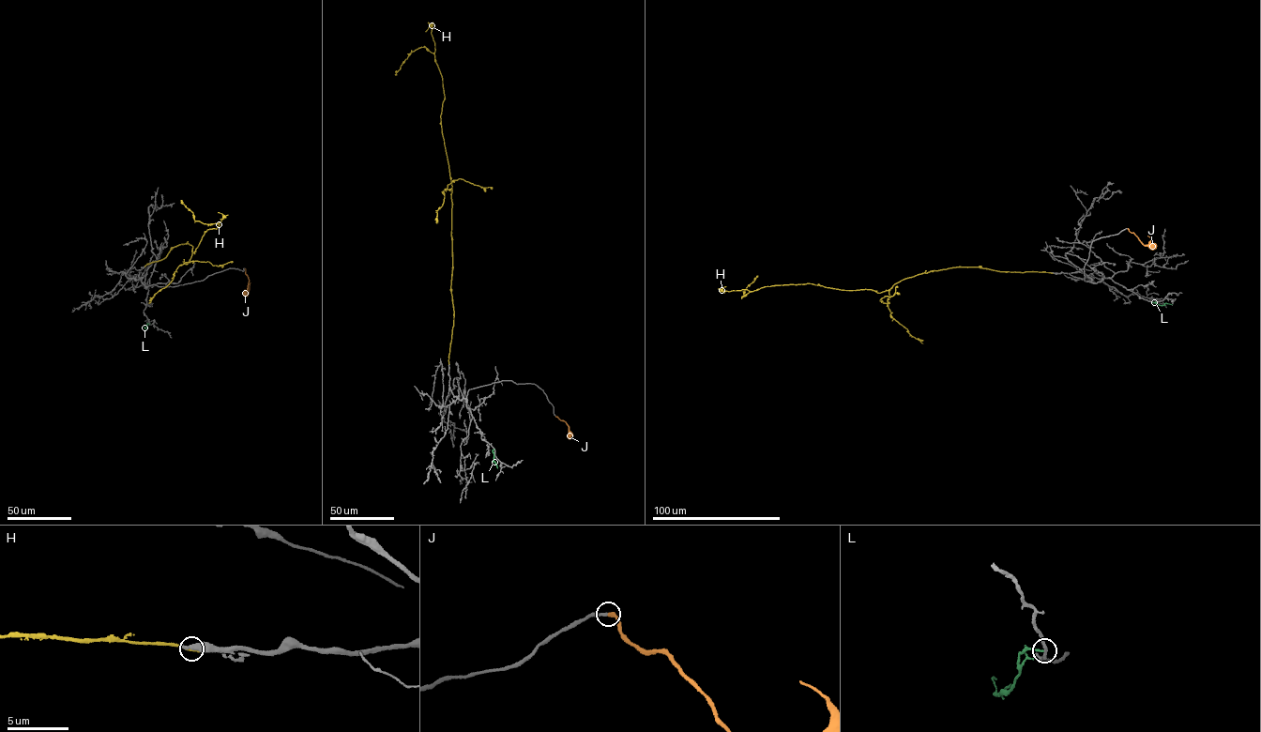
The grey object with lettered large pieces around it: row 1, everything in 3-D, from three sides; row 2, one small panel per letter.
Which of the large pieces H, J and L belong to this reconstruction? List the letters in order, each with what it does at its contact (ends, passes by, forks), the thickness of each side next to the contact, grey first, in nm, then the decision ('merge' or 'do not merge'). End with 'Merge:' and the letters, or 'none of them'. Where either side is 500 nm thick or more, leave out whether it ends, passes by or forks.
H: 550 nm thick on the grey side, 320 nm on the other; do not merge
J: it ends there; 200 nm thick on the grey side, 300 nm on the other; merge
L: it ends there; 240 nm thick on the grey side, 150 nm on the other; do not merge
Merge: J

